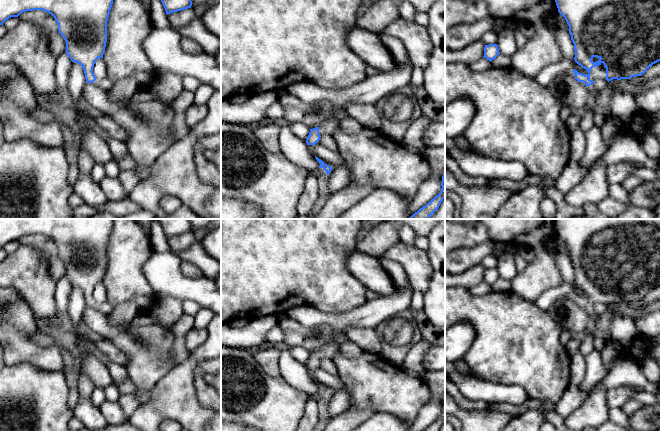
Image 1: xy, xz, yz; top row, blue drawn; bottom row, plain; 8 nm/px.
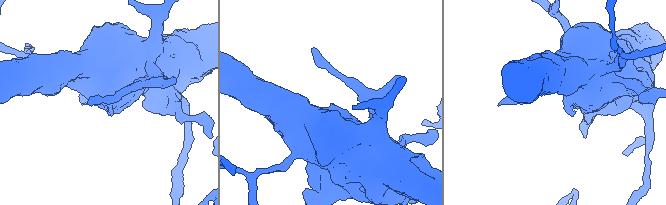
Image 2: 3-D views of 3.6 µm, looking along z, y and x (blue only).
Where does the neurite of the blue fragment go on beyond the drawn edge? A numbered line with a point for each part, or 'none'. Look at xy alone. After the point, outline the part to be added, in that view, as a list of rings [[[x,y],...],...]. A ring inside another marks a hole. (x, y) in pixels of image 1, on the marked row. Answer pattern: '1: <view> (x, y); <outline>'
1: xy (105, 84); [[[96,78],[96,80],[93,83],[95,86],[97,86],[105,91],[109,91],[113,85],[112,81],[109,80],[108,78],[103,79],[103,80]]]

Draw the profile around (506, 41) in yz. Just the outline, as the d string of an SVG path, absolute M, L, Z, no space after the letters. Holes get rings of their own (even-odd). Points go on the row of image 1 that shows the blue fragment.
M503 31L498 34L496 42L499 52L502 55L511 57L517 50L518 46L513 31Z

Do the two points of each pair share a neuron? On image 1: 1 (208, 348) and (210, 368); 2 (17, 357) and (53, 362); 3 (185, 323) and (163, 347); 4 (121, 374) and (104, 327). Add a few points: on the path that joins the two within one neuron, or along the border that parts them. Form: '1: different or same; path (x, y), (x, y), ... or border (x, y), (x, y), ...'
1: different; border (210, 358), (201, 360), (198, 363), (194, 376)
2: same; path (26, 357), (44, 358)
3: different; border (169, 329), (173, 335), (175, 359)
4: different; border (125, 366), (128, 375)

